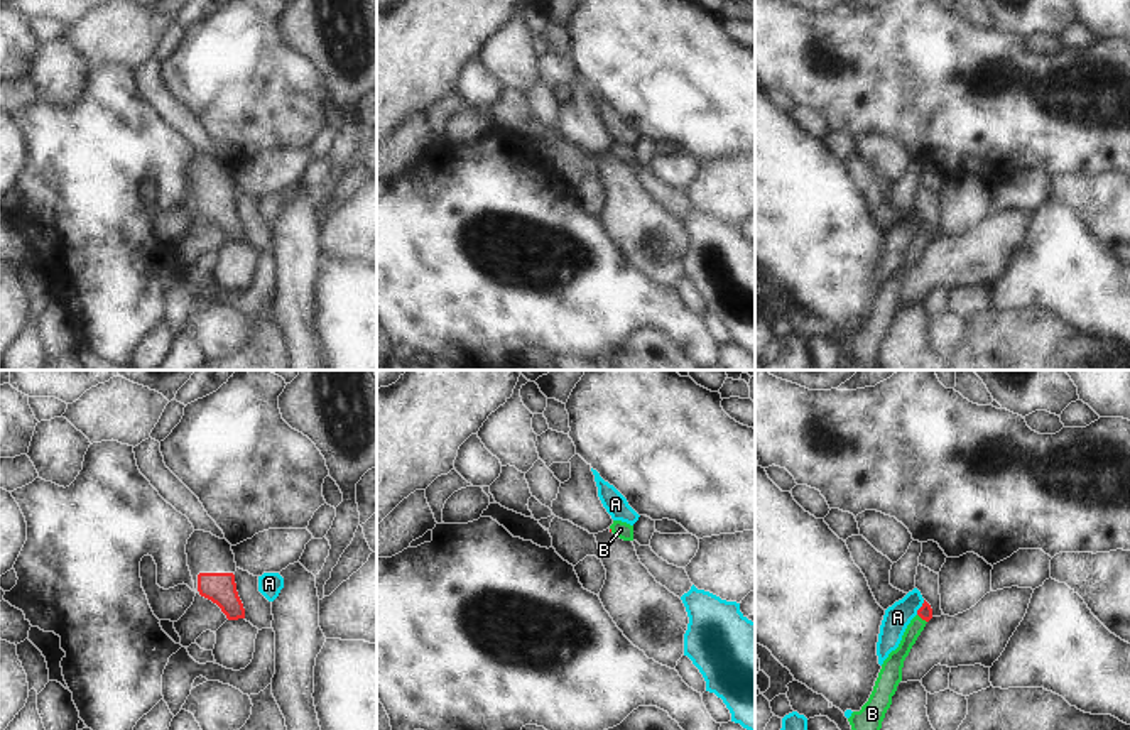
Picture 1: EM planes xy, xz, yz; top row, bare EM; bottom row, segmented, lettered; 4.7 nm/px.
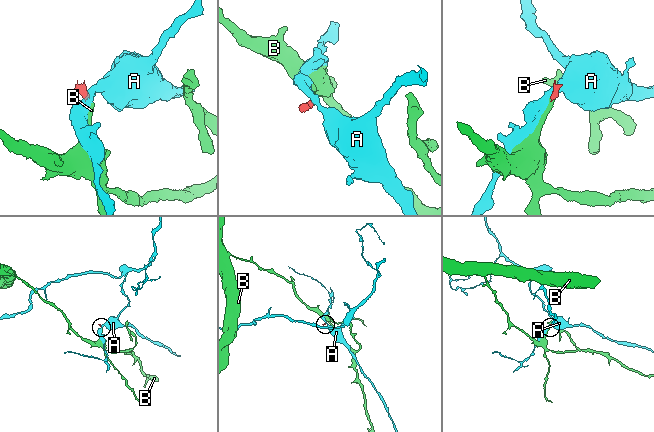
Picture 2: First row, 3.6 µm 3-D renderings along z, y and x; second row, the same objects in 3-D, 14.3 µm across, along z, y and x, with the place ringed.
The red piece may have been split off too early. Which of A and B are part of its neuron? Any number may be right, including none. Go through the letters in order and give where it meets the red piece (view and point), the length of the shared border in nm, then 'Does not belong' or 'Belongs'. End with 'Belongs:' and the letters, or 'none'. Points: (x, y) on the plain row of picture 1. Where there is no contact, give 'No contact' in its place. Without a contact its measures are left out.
A: Touches red at yz (921, 228). Shared border 80 nm. Does not belong
B: Touches red at yz (923, 240). Shared border 60 nm. Belongs
Belongs: B

